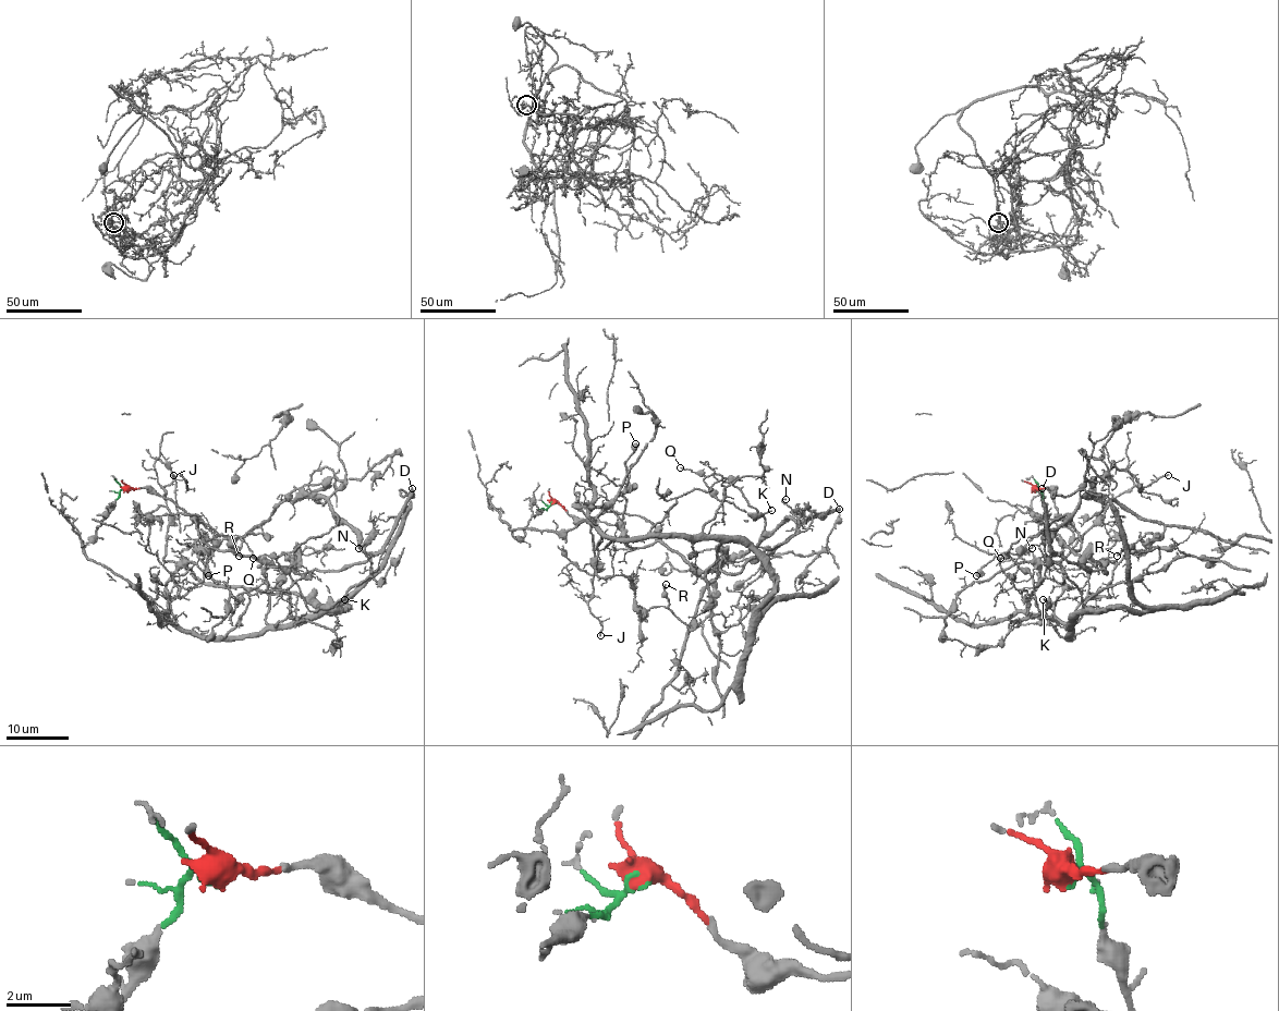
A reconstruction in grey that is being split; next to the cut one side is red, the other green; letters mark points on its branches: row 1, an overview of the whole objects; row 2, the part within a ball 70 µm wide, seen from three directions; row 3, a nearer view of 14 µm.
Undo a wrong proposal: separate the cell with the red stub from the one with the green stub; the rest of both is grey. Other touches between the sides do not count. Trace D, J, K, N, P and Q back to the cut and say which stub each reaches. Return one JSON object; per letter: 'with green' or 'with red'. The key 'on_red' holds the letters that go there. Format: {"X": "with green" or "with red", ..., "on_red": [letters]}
{"D": "with red", "J": "with green", "K": "with red", "N": "with green", "P": "with red", "Q": "with red", "on_red": ["D", "K", "P", "Q"]}

